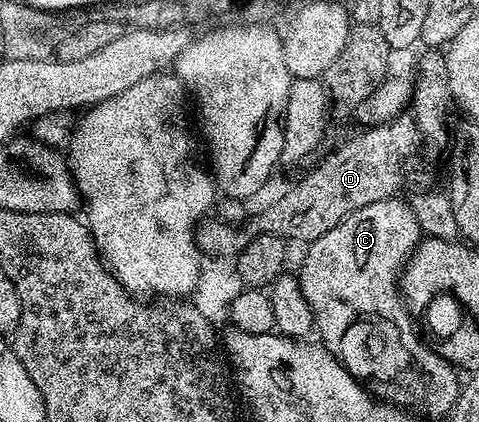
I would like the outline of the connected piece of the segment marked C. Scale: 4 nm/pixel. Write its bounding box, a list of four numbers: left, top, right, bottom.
[297,196,424,319]

